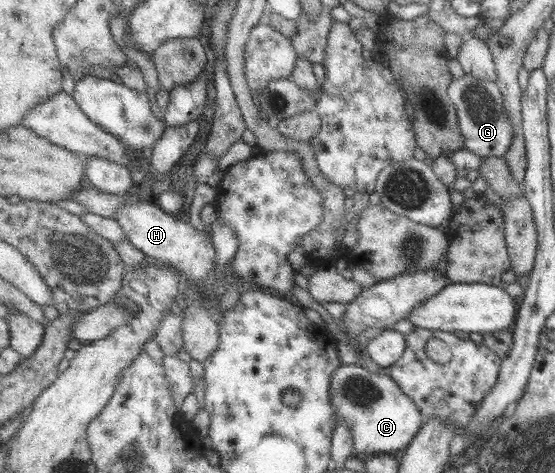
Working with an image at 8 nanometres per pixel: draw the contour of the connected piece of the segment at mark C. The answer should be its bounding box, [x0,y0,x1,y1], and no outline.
[329,362,423,456]

